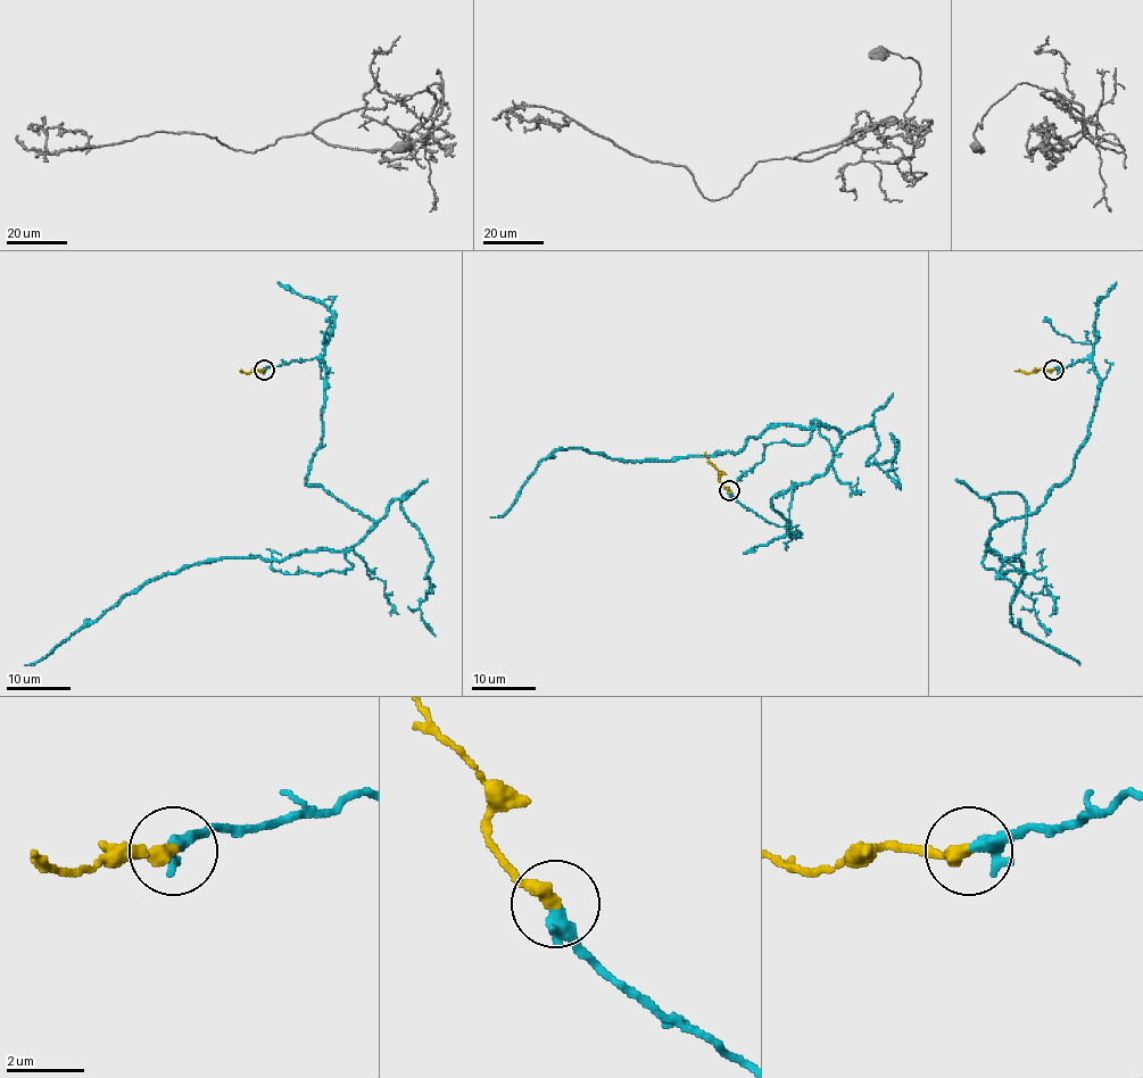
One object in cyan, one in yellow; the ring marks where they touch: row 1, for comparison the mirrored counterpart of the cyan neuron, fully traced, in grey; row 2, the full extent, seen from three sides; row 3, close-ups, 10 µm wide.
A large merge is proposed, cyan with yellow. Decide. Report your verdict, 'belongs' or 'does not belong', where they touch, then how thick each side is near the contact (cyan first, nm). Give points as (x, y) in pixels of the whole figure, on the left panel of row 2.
belongs | (264, 370) | 440/380 nm

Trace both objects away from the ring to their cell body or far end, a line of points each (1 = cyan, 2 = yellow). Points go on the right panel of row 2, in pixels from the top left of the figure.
1: (1054, 370), (1088, 358), (1088, 438), (987, 550), (1023, 565), (1012, 623), (1079, 665)
2: (1052, 370), (1015, 371)

